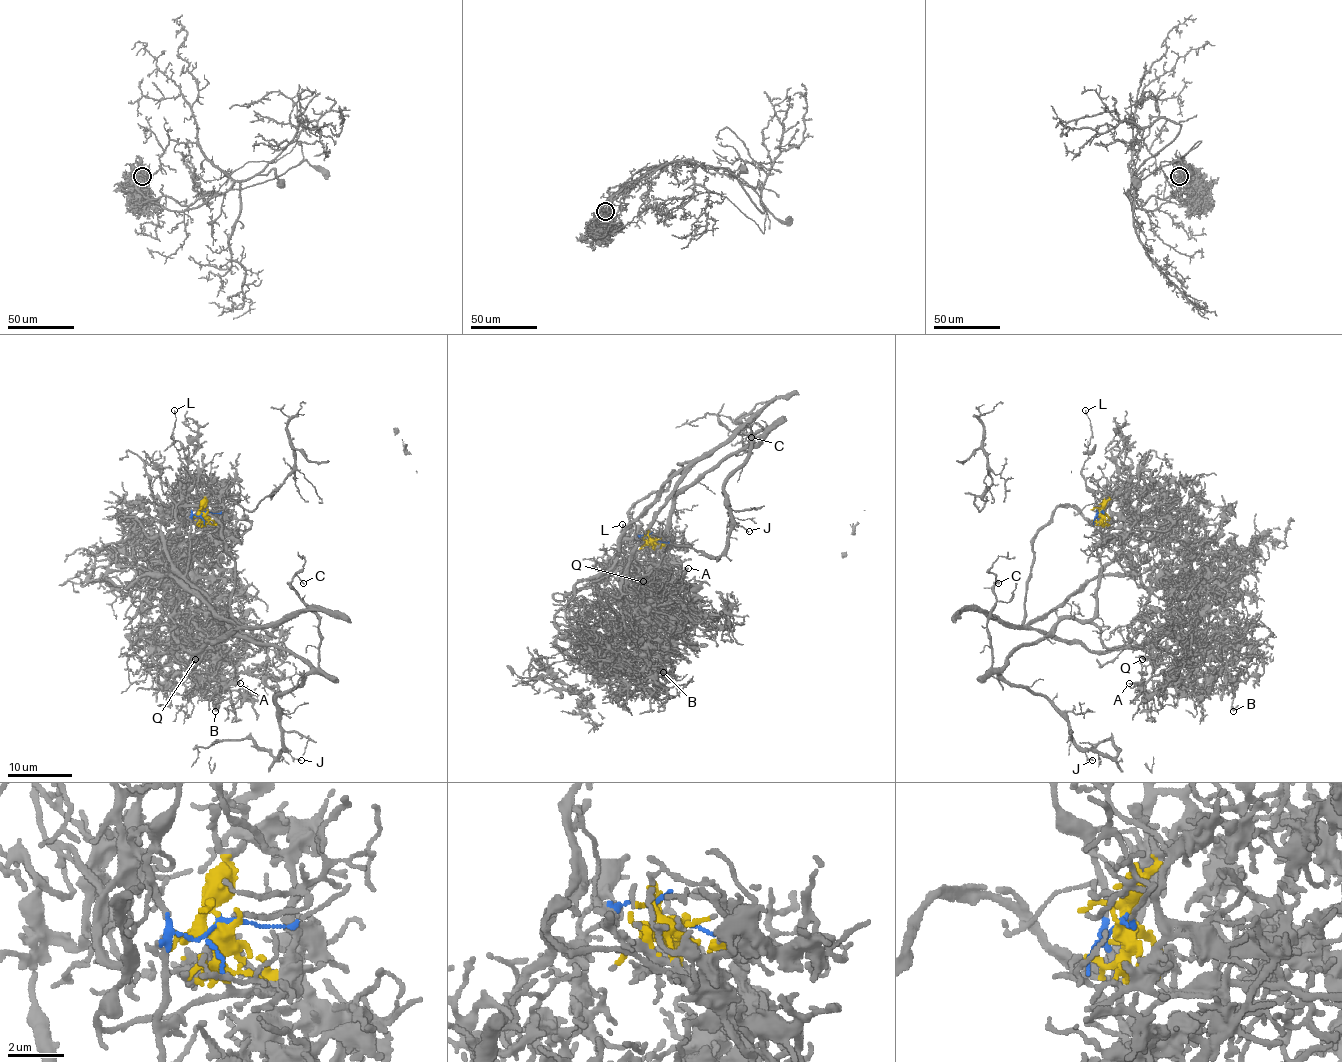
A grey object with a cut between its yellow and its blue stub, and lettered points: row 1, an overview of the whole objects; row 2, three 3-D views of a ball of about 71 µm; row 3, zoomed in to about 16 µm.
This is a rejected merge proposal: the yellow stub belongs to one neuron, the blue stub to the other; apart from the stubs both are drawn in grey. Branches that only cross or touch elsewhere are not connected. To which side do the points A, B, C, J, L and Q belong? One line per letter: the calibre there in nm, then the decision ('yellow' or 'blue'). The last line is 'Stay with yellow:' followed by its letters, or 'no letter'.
A: calibre 170 nm; yellow
B: calibre 170 nm; yellow
C: calibre 160 nm; blue
J: calibre 140 nm; blue
L: calibre 100 nm; blue
Q: calibre 150 nm; yellow
Stay with yellow: A, B, Q

